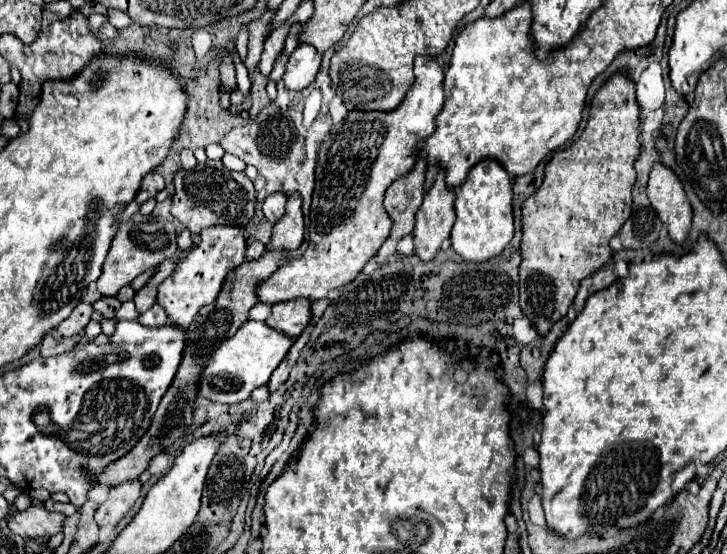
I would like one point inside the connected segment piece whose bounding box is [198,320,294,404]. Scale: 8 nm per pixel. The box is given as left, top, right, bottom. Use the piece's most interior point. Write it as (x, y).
(245, 361)

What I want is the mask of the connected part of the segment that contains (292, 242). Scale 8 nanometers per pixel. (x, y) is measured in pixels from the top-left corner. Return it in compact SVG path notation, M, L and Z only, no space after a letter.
M292 194L286 204L284 216L272 226L272 238L266 244L266 250L292 252L298 250L304 240L304 220L302 220L302 200L298 194Z

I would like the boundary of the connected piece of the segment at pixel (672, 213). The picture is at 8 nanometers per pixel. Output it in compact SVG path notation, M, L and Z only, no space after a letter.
M662 164L652 168L648 180L648 198L658 218L666 224L670 238L676 244L684 244L692 224L692 208L678 176L670 168Z

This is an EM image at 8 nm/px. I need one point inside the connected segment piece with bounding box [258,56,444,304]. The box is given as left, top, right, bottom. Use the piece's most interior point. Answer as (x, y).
(358, 160)

